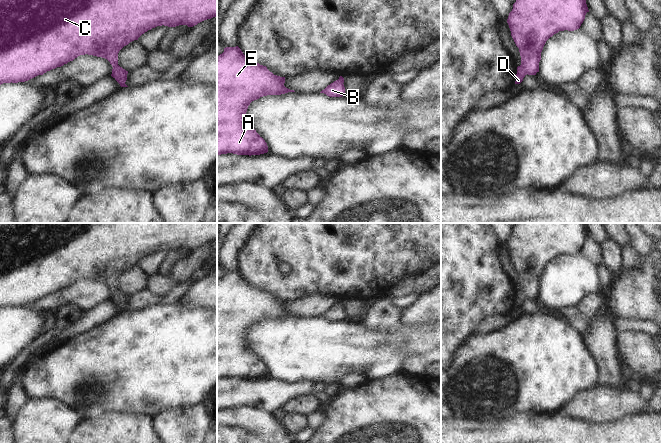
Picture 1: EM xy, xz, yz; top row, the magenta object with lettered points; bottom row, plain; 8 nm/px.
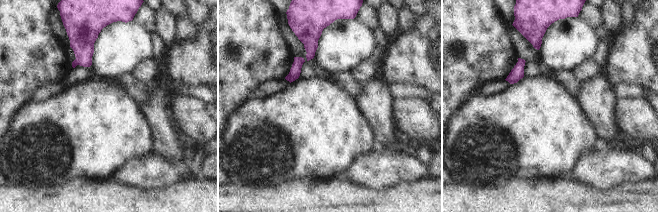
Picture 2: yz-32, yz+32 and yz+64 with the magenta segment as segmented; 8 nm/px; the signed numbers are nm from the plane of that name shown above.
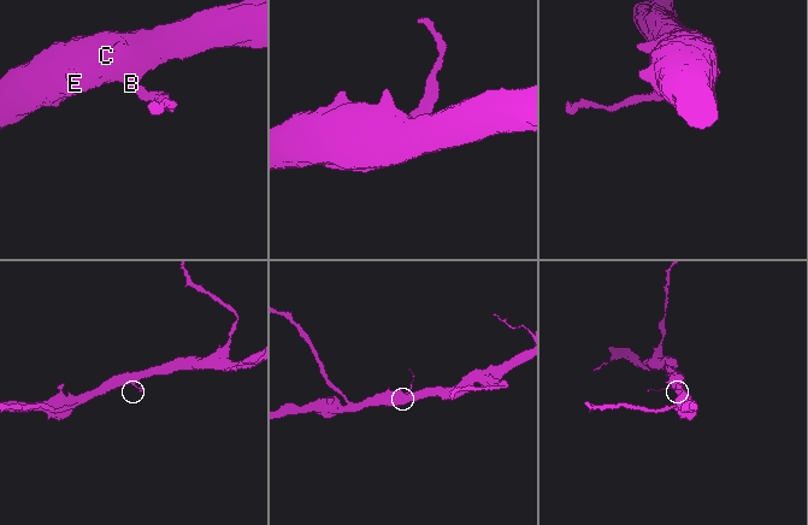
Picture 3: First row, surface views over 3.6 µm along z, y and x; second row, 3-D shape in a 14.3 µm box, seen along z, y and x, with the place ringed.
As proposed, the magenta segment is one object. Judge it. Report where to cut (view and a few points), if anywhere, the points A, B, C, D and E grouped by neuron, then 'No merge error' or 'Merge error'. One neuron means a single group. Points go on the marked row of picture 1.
No split. Groups: A B C D E. No merge error.

